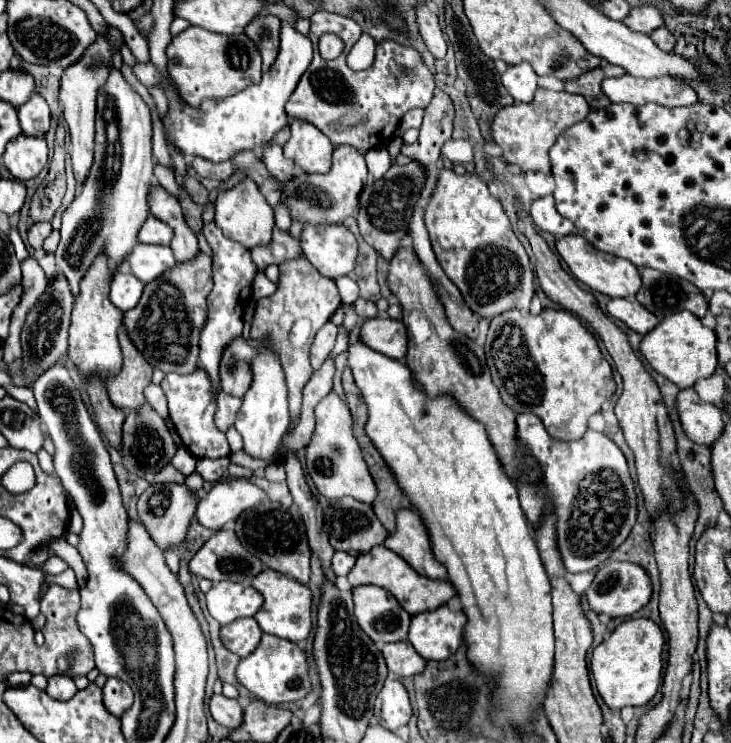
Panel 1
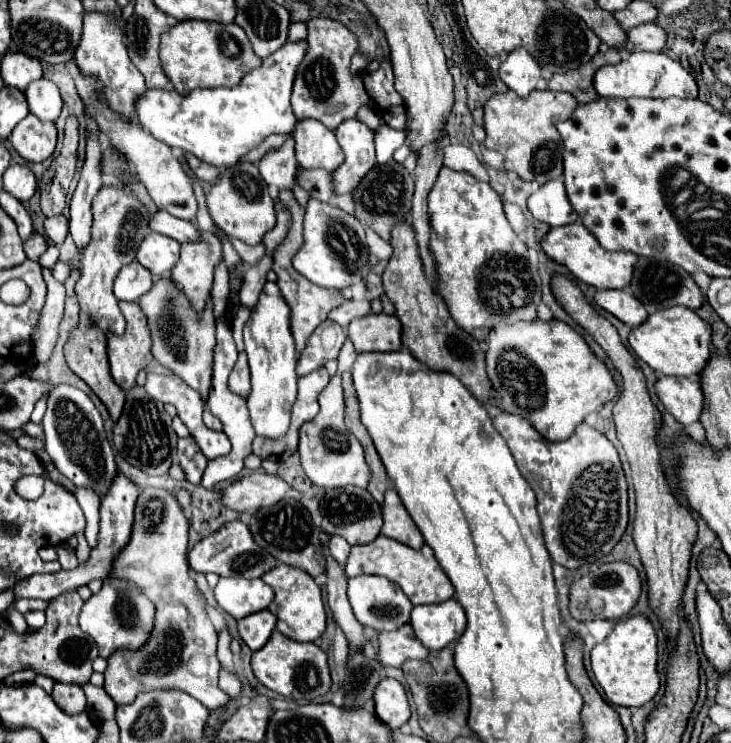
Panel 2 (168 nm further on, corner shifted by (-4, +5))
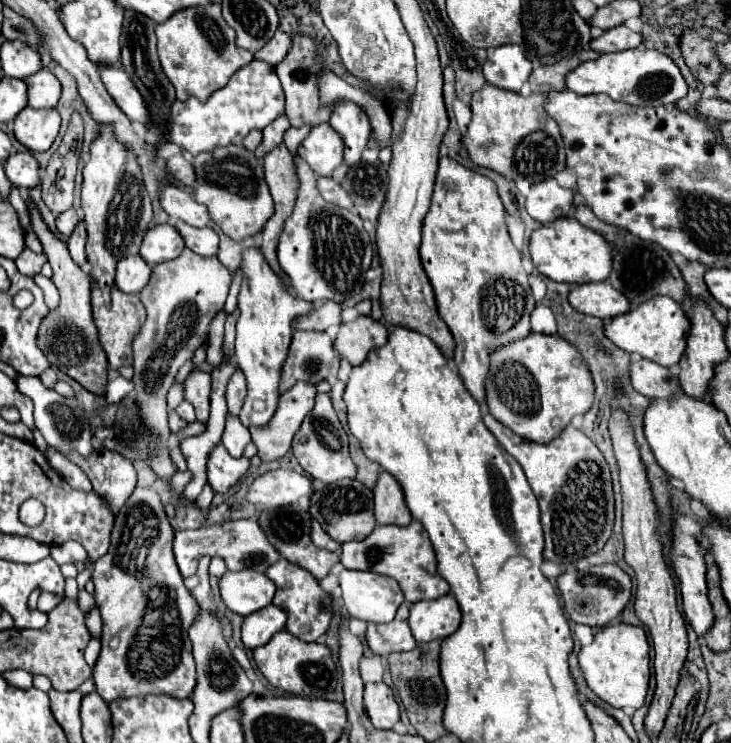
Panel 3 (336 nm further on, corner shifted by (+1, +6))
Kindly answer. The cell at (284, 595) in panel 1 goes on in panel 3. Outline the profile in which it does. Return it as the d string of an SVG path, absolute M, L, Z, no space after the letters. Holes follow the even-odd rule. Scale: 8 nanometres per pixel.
M280 558L278 562L274 562L272 566L266 568L264 572L274 584L276 584L276 596L274 596L274 604L282 610L286 610L288 614L288 622L286 622L286 630L290 634L294 634L296 638L300 640L306 640L306 642L316 642L320 636L326 634L328 626L330 626L330 618L332 618L332 612L328 608L330 604L330 596L320 588L318 580L304 568L296 566L296 564L290 564L288 560Z

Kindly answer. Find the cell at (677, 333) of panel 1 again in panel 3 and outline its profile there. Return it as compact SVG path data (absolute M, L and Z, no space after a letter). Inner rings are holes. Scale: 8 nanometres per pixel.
M652 298L650 302L632 308L628 314L612 318L610 326L604 326L604 330L618 348L670 368L680 362L686 350L686 334L690 334L690 322L682 306L672 298Z

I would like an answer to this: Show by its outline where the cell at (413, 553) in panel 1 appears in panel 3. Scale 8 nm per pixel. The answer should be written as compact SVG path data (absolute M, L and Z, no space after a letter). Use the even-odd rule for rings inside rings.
M382 472L374 486L374 516L376 524L380 526L408 526L412 522L402 488L396 482L396 478L392 478L388 472Z

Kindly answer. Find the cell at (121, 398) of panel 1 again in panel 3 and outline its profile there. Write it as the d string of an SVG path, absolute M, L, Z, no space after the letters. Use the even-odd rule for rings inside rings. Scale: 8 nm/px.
M92 286L92 310L94 310L94 322L100 334L100 344L108 356L108 364L110 368L118 370L122 366L130 366L132 364L132 342L146 318L144 306L138 298L138 294L122 294L116 286L112 288L112 308L108 310L102 302L100 290L96 286Z

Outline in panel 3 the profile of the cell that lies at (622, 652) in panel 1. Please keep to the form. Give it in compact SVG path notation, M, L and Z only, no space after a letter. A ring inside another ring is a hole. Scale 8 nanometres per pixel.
M610 624L596 632L592 644L582 646L580 668L588 686L614 708L640 708L648 692L650 678L650 644L646 632L632 624Z

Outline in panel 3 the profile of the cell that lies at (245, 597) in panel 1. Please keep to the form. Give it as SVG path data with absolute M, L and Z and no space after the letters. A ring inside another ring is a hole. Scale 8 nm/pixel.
M242 570L242 572L226 572L220 582L220 596L234 614L248 616L260 608L272 604L276 586L274 582L260 572Z

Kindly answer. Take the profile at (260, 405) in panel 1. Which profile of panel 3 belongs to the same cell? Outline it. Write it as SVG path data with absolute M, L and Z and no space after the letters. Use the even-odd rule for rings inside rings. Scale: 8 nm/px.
M256 248L244 252L242 270L244 280L238 294L240 318L236 324L236 362L246 374L248 396L238 416L242 424L250 428L266 426L266 422L270 422L270 418L274 416L280 398L280 374L288 358L288 348L292 340L292 320L298 314L309 313L315 304L294 298Z

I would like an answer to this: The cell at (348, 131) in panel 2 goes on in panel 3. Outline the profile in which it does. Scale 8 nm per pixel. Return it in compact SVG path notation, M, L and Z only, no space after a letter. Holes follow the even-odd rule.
M338 100L338 106L334 108L330 116L330 126L342 136L344 140L344 162L346 166L352 166L360 162L362 152L368 146L370 138L370 122L362 108L358 108L350 100Z

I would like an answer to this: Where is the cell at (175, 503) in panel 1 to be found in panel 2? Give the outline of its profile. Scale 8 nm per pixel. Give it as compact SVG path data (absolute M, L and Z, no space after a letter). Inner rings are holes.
M143 489L135 505L131 539L113 559L113 569L107 577L129 581L151 599L155 605L155 623L141 649L119 649L107 659L103 689L119 705L133 703L141 691L153 689L187 691L187 695L201 701L209 711L227 703L227 693L217 687L221 669L217 659L217 631L207 617L207 603L201 591L189 577L185 561L187 541L189 521L175 497L165 489ZM195 659L203 659L203 667L193 665Z

